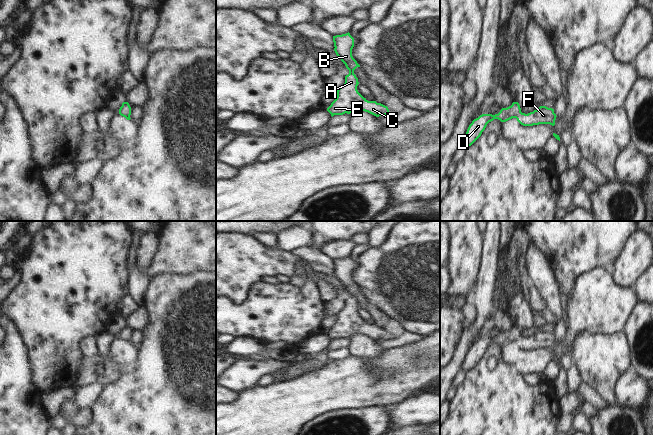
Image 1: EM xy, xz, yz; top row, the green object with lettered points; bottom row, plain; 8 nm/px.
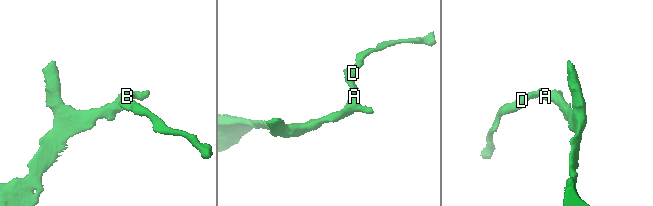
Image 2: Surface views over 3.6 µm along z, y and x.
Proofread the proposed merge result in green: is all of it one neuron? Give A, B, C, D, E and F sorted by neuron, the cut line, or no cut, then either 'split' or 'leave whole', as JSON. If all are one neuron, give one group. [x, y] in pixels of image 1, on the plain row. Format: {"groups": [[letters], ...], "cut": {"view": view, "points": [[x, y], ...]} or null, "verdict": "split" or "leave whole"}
{"groups": [["A", "B", "C", "D", "E", "F"]], "cut": null, "verdict": "leave whole"}

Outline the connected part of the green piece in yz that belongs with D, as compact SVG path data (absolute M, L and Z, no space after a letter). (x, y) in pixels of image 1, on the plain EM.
M513 326L511 330L502 332L498 338L482 338L478 342L474 343L467 353L461 370L465 372L471 370L481 360L487 348L494 343L506 346L512 342L516 342L523 350L539 348L550 348L554 350L556 341L554 333L546 330L540 330L537 334L528 338L522 337L519 327Z

